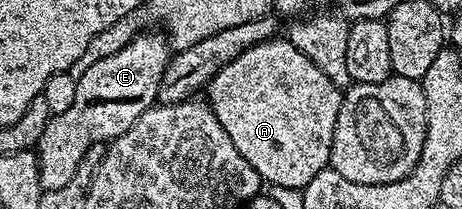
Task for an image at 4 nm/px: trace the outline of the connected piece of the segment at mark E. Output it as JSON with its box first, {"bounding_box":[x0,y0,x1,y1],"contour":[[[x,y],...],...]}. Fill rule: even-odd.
{"bounding_box":[37,31,171,190],"contour":[[[160,31],[138,34],[134,36],[123,50],[95,62],[77,80],[75,86],[75,102],[63,113],[54,115],[47,122],[47,130],[43,130],[43,138],[39,138],[37,161],[39,162],[39,182],[44,190],[59,190],[75,178],[75,170],[79,170],[79,162],[83,162],[83,154],[96,144],[108,145],[109,141],[119,138],[142,116],[148,108],[158,103],[157,91],[161,85],[161,75],[169,64],[171,45]]]}

